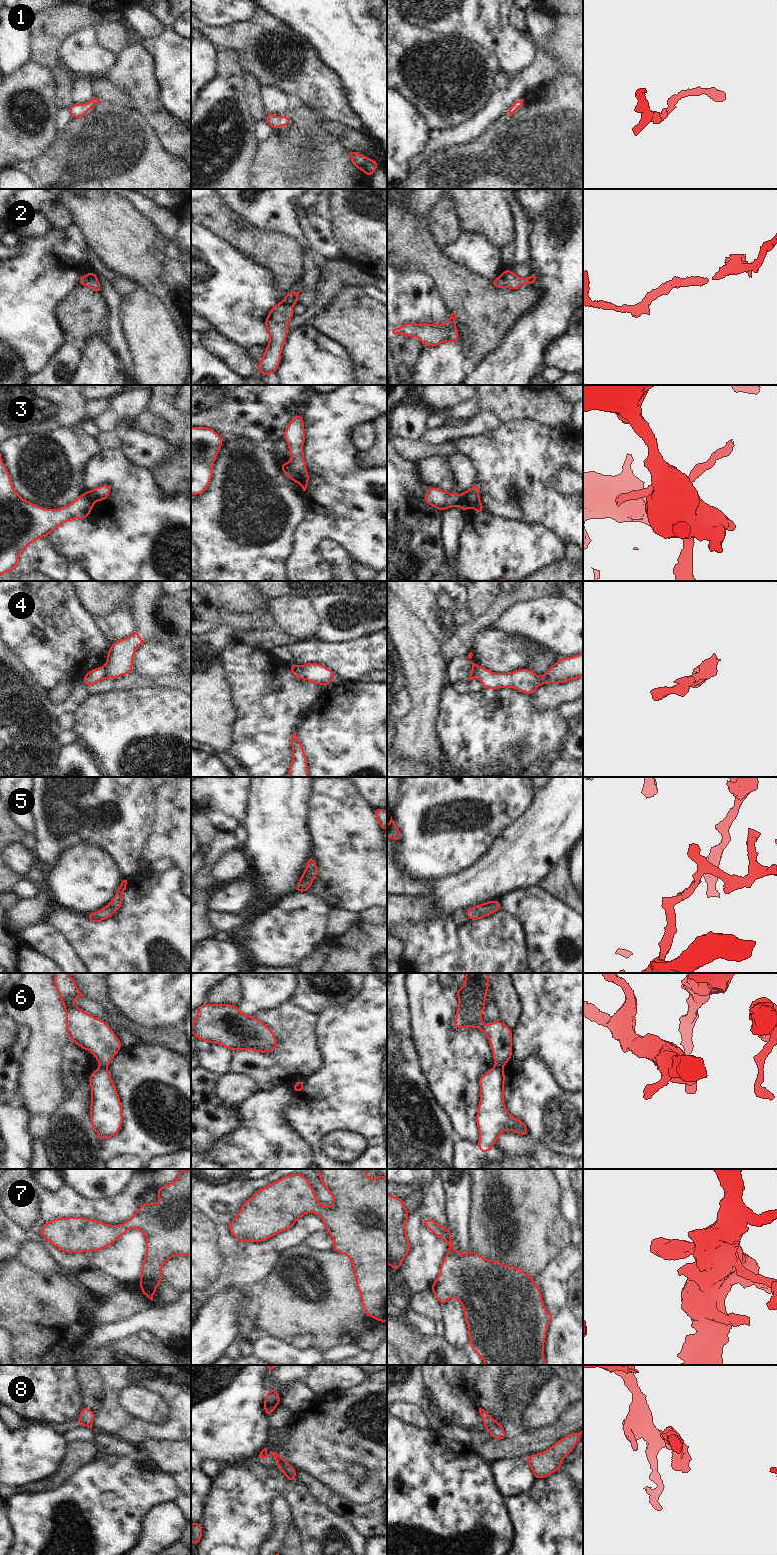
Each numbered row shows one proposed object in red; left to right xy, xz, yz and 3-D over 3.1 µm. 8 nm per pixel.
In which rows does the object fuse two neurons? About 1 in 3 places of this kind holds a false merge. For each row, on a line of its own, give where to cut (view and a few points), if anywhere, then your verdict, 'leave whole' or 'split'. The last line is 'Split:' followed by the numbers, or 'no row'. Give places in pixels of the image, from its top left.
1: cut none; leave whole
2: cut none; leave whole
3: cut yz (478, 494), (467, 492), (459, 505); split
4: cut xz (300, 666), (304, 678); split
5: cut none; leave whole
6: cut xy (100, 1064), (106, 1066); split
7: cut none; leave whole
8: cut none; leave whole
Split: 3, 4, 6

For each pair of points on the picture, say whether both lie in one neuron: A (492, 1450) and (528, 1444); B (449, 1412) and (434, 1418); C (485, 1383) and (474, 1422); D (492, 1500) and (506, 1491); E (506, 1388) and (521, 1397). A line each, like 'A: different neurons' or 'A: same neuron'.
A: same neuron
B: different neurons
C: different neurons
D: different neurons
E: same neuron

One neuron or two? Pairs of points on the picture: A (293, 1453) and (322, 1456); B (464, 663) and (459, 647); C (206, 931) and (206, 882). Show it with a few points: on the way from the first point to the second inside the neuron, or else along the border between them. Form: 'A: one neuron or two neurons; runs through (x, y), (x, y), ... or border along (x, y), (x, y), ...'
A: one neuron; runs through (300, 1453), (315, 1453)
B: two neurons; border along (466, 656), (457, 656), (448, 664)
C: one neuron; runs through (201, 919), (201, 894)

